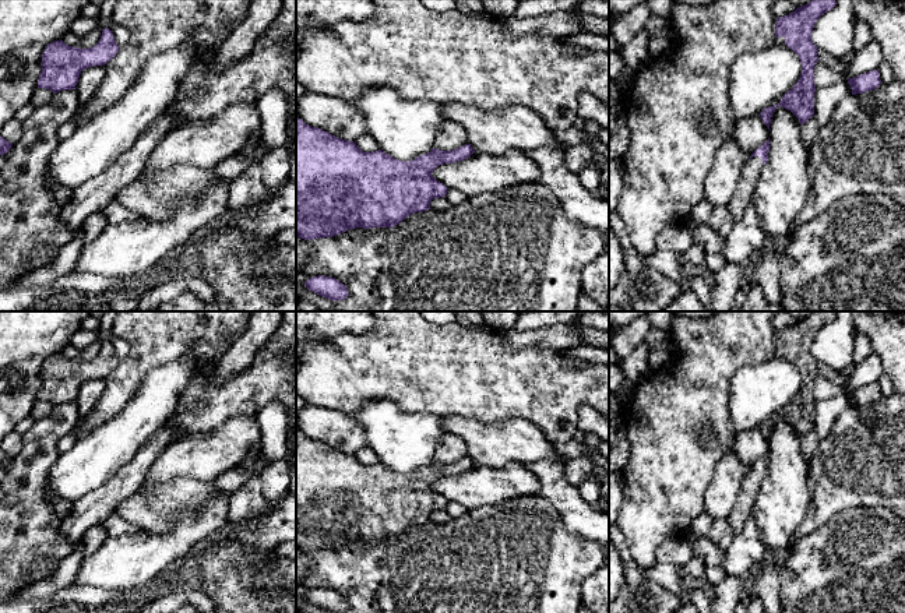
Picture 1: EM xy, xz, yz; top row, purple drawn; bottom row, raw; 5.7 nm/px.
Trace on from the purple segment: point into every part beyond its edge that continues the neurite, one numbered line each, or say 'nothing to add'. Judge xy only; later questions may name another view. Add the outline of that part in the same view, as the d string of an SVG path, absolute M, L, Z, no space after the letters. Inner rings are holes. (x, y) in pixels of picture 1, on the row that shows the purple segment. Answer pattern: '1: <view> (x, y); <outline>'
nothing to add

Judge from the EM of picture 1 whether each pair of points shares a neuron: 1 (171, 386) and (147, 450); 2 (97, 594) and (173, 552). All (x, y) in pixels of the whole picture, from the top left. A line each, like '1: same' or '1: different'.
1: different
2: different

